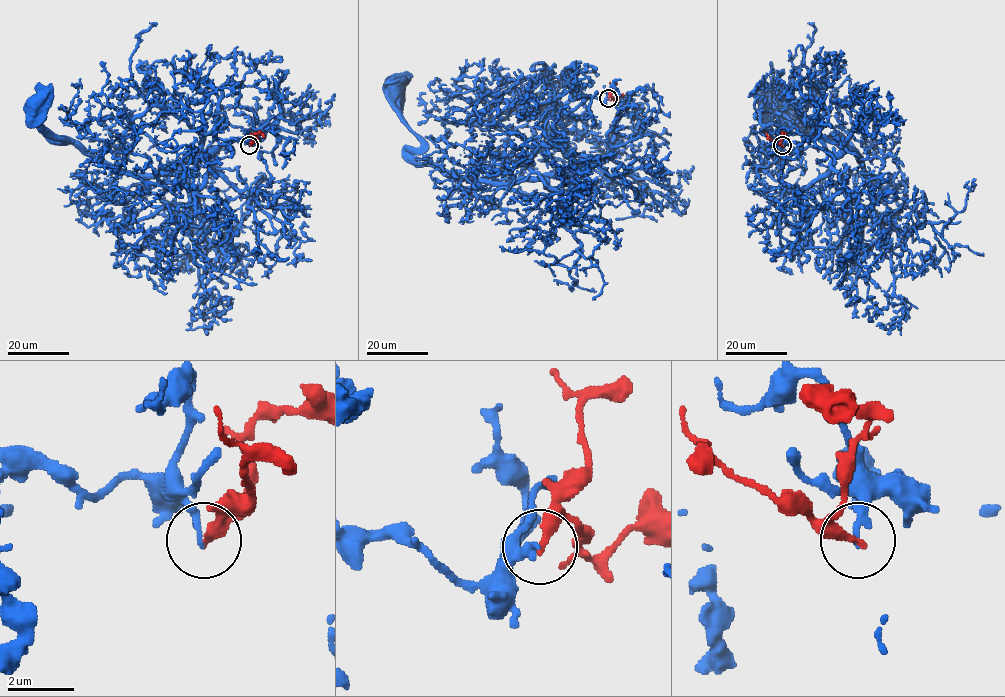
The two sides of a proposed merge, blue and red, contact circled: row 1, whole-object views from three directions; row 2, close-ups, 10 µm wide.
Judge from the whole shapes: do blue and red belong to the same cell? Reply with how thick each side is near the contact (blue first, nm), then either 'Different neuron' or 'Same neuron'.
Thickness 220 nm (blue) against 280 nm. Different neuron

